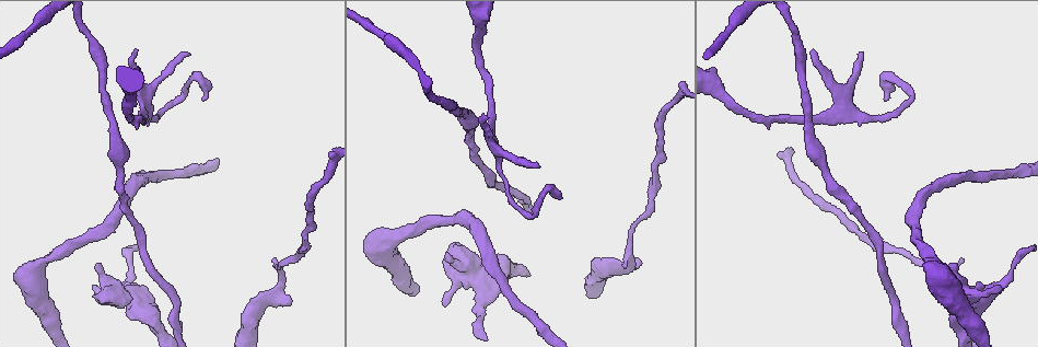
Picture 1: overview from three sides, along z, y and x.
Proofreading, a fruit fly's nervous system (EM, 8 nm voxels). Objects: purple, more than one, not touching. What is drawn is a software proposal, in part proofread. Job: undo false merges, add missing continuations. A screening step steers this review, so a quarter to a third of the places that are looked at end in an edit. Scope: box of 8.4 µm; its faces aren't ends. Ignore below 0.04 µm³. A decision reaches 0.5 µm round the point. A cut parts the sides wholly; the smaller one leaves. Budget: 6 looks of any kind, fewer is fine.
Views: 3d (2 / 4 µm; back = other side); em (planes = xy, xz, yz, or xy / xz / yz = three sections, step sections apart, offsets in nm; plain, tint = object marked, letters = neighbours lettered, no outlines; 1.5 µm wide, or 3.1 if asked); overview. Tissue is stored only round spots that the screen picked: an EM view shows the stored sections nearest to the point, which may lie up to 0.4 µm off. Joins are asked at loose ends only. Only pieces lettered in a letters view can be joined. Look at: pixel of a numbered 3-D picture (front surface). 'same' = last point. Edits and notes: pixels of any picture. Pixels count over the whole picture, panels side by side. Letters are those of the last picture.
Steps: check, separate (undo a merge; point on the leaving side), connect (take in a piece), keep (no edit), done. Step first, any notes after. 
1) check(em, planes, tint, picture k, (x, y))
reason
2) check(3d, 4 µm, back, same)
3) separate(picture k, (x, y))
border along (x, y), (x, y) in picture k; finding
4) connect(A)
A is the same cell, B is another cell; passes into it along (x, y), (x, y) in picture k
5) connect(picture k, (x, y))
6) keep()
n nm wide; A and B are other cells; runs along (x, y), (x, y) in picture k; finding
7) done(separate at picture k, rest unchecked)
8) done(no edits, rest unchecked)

check(em, planes, plain, picture 1, (812, 49))
free end

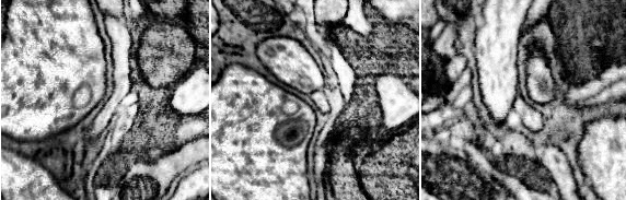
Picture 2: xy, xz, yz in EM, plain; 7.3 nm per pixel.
check(em, planes, letters, same)

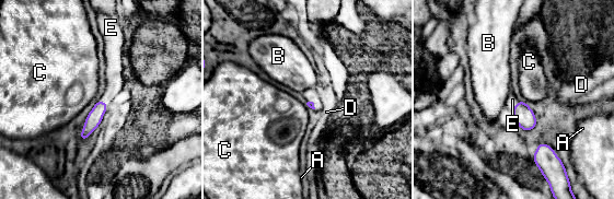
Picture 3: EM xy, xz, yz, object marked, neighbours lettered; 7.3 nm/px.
connect(E)
E is the same cell, A, B, C and D are other cells; it goes on there

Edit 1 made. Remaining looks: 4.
check(overview)

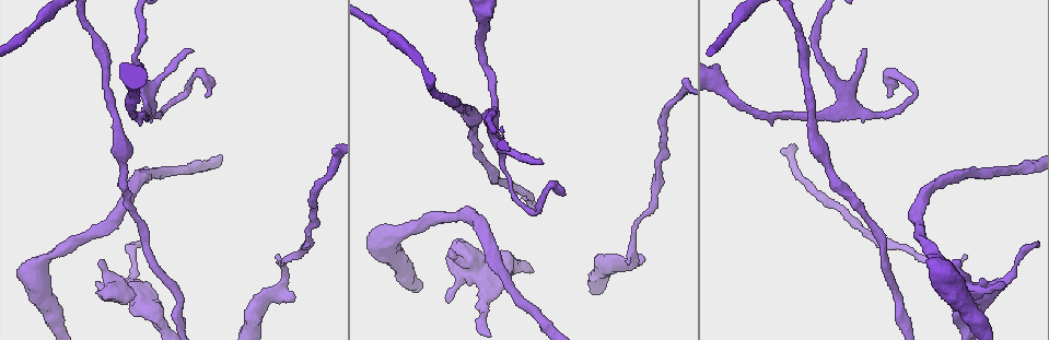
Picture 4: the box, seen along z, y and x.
check(em, planes, letters, picture 4, (190, 50))
an open end

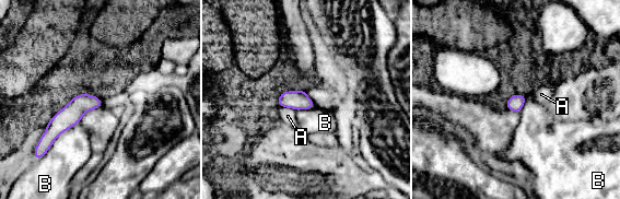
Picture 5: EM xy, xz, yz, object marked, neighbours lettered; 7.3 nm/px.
keep()
A and B are other cells; border along (79, 121), (61, 132), (43, 155) in picture 5; none of them fits

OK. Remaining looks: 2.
done(connect at picture 3, rest unchecked)

